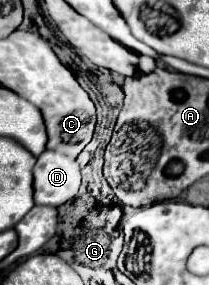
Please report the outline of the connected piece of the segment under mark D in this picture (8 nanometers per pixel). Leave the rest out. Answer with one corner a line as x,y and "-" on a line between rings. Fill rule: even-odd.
44,151
34,165
34,203
60,207
74,199
80,189
80,167
74,159

